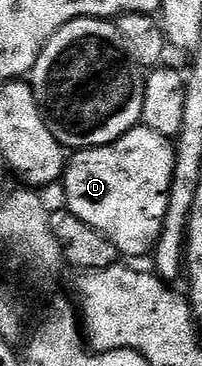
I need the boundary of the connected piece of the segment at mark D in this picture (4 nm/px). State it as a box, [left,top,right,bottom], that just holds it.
[61,127,174,256]

